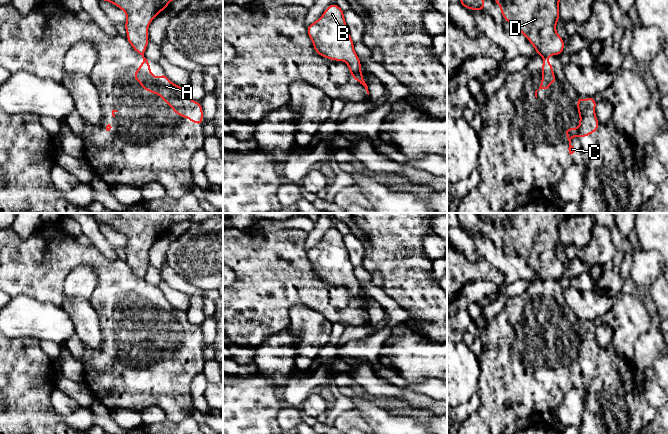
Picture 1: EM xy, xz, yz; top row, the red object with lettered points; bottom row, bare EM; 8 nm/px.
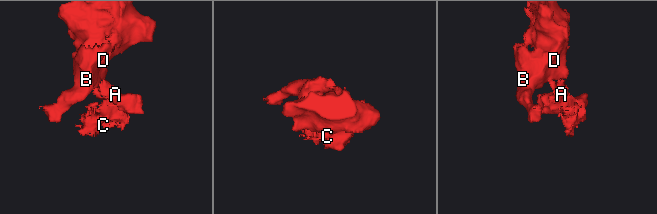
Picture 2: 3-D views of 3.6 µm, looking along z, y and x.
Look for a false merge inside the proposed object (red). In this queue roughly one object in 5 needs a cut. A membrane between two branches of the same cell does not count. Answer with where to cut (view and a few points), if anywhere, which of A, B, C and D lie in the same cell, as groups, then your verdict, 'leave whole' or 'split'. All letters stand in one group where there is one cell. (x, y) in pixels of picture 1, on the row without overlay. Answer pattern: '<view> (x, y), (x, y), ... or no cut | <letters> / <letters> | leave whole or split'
yz (548, 278), (543, 281) | A C / B D | split

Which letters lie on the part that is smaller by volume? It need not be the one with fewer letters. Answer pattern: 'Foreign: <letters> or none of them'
Foreign: A, C

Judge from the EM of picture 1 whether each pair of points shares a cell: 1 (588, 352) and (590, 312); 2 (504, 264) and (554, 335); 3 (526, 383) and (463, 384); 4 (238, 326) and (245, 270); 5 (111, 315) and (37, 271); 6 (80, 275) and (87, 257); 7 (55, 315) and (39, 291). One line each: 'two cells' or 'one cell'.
1: two cells
2: two cells
3: two cells
4: one cell
5: one cell
6: two cells
7: two cells

